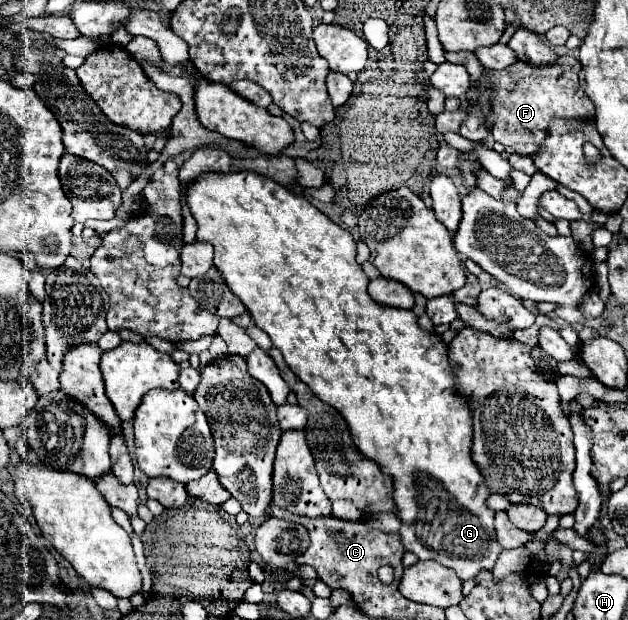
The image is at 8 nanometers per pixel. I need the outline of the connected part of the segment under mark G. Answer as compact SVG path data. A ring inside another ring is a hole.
M246 170L244 172L228 172L228 174L204 172L184 188L184 198L186 198L186 204L198 224L198 234L196 234L198 240L214 246L214 266L220 270L220 274L224 276L224 280L226 280L228 288L234 292L234 296L238 296L244 302L254 324L270 336L272 344L282 352L290 370L302 382L306 382L308 388L324 404L330 404L330 406L338 408L338 412L342 412L342 416L350 424L350 434L354 436L354 442L358 444L358 448L366 456L370 456L370 460L374 460L376 464L386 468L386 472L390 472L390 476L394 476L394 484L396 484L394 500L400 510L398 512L398 518L402 520L400 540L402 540L404 548L408 552L416 554L418 560L436 560L438 564L454 568L456 574L460 576L460 580L468 580L468 578L476 576L480 570L492 570L502 548L498 546L496 536L494 536L494 524L492 524L494 510L490 510L484 504L490 490L486 488L482 474L478 472L474 460L470 458L470 450L472 450L470 408L466 406L464 400L456 398L456 380L450 376L450 370L448 370L446 344L440 342L440 338L436 334L424 332L418 326L418 316L412 310L388 308L388 306L382 306L370 298L370 294L366 292L366 286L370 280L362 272L360 264L356 262L356 242L354 242L352 234L344 228L340 228L338 224L334 224L326 214L322 214L318 208L314 208L304 196L296 194L292 188L278 184L268 176L262 176L256 172L246 172Z

